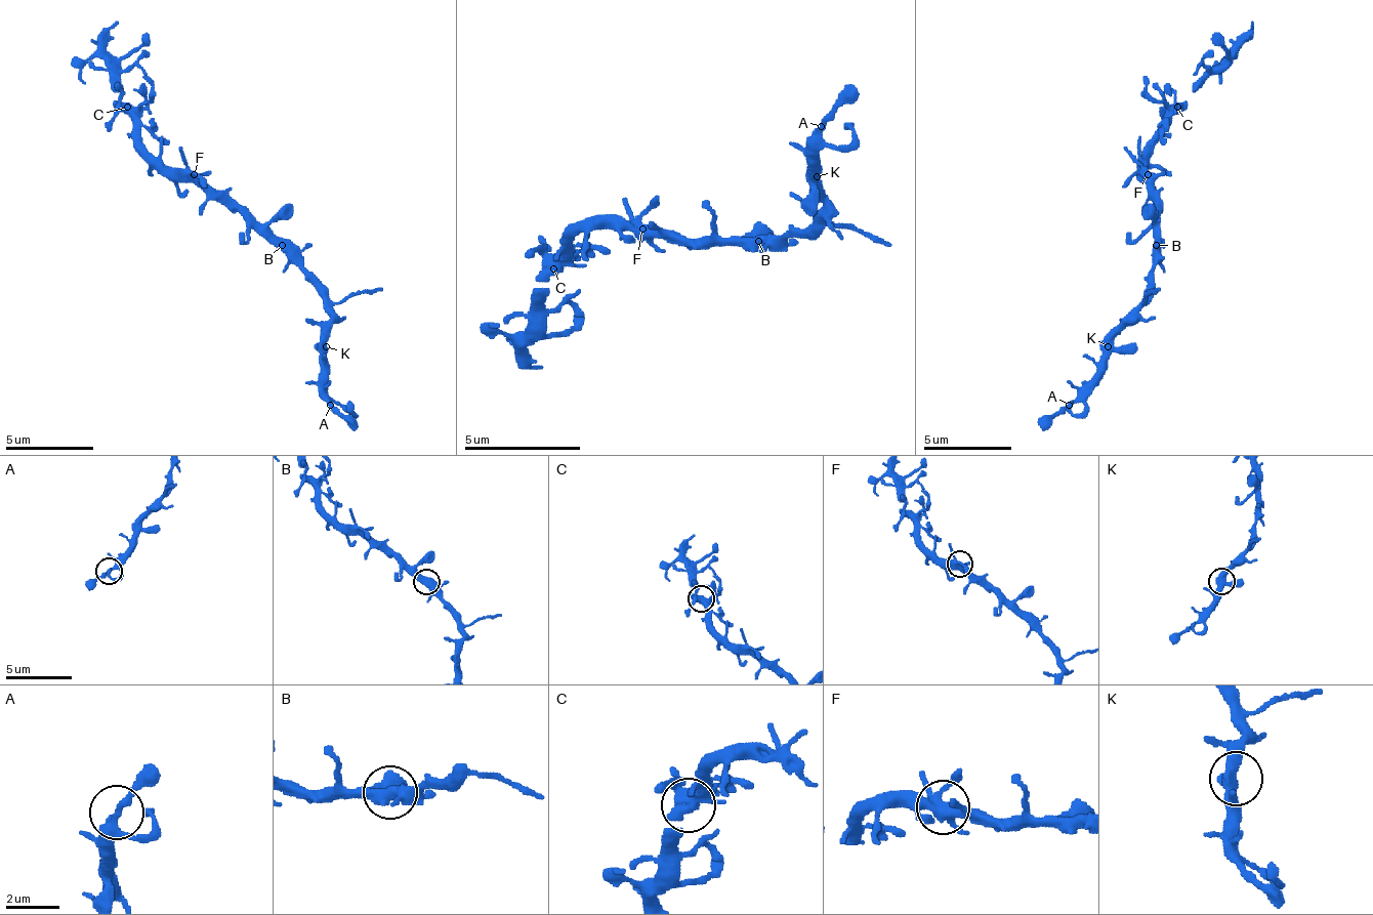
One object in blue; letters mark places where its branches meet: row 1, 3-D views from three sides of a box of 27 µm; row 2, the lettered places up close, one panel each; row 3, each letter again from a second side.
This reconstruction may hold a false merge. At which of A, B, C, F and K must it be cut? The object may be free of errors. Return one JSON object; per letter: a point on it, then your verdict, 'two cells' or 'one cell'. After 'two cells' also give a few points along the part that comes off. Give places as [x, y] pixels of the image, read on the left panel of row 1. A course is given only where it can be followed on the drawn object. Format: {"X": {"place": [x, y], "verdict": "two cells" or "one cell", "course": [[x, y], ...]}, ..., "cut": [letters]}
{"A": {"place": [330, 405], "verdict": "one cell"}, "B": {"place": [282, 245], "verdict": "one cell"}, "C": {"place": [127, 107], "verdict": "one cell"}, "F": {"place": [194, 174], "verdict": "one cell"}, "K": {"place": [326, 346], "verdict": "one cell"}, "cut": []}

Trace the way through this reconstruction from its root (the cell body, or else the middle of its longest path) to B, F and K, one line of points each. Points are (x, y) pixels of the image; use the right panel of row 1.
B: (1156, 214), (1156, 245)
F: (1156, 214), (1156, 192), (1148, 174)
K: (1156, 214), (1156, 262), (1152, 266), (1152, 284), (1138, 310), (1108, 346)

